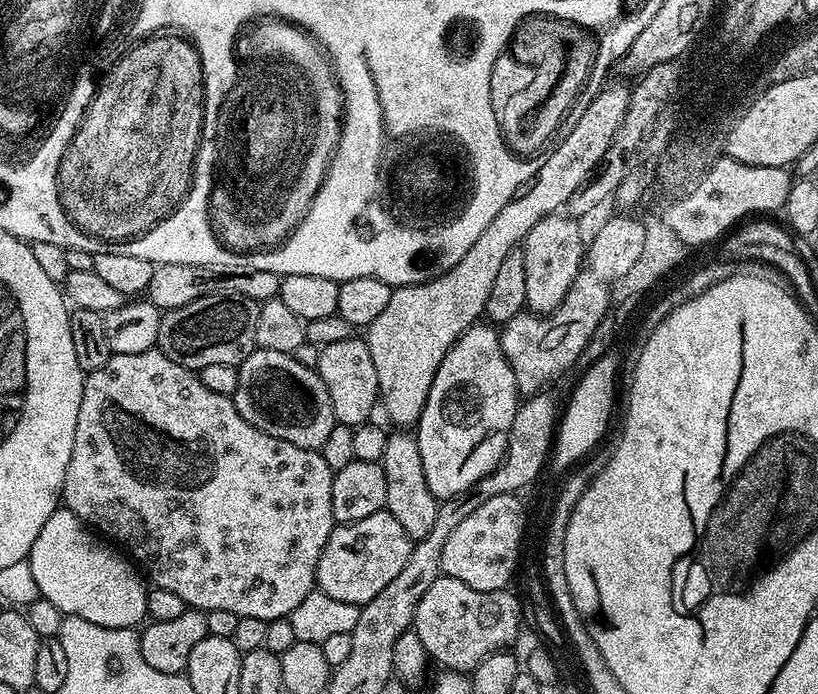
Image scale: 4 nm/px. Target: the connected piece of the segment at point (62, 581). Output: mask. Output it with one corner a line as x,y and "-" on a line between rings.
61,506
46,518
27,562
40,596
54,602
65,616
86,618
86,622
107,628
136,628
148,616
150,588
137,565
101,539
69,508

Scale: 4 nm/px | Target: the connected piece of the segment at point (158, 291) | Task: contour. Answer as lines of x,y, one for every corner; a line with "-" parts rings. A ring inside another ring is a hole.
182,262
173,264
157,264
146,299
155,308
164,312
174,310
178,306
186,306
186,302
194,302
203,296
245,296
257,302
273,299
280,291
280,276
270,270
217,270
190,266

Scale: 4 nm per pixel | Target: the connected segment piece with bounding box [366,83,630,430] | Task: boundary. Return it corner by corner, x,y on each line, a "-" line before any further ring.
609,83
591,97
592,100
584,108
584,113
576,120
576,125
565,134
560,140
560,145
549,151
546,162
537,170
530,183
519,194
513,196
510,203
502,206
498,218
482,230
478,242
462,254
462,260
448,272
441,272
433,275
424,281
423,284
411,284
405,288
393,288
390,294
390,303
386,310
374,318
374,322
366,329
366,339
370,358
374,358
374,370
378,370
378,386
380,394
378,397
379,407
393,420
393,425
401,429
411,429
420,420
422,410
426,406
426,398
430,394
430,386
434,382
434,374
446,358
446,354
454,346
454,342
463,332
472,327
484,316
486,298
490,298
490,286
494,286
494,274
502,267
508,252
513,252
516,247
524,241
526,234
534,230
534,226
544,216
559,213
564,204
584,185
587,180
599,169
602,161
608,152
610,142
622,122
622,118
628,109
628,98
630,95
627,87
620,84

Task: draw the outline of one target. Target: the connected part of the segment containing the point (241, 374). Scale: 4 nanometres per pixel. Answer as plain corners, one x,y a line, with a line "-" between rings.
257,348
238,366
238,386
234,397
238,414
246,418
258,430
266,434
274,434
274,438
282,438
282,442
294,442
294,446
320,449
336,425
336,415
330,406
330,394
326,394
326,386
315,368
302,366
287,352

